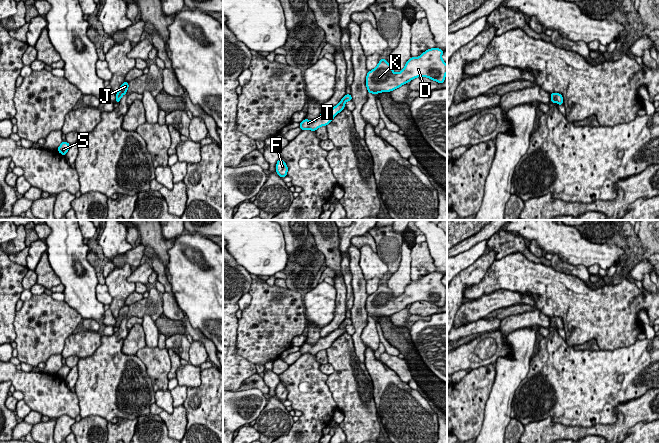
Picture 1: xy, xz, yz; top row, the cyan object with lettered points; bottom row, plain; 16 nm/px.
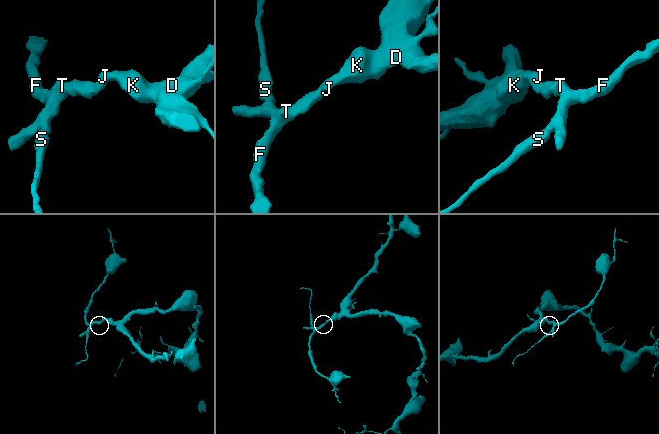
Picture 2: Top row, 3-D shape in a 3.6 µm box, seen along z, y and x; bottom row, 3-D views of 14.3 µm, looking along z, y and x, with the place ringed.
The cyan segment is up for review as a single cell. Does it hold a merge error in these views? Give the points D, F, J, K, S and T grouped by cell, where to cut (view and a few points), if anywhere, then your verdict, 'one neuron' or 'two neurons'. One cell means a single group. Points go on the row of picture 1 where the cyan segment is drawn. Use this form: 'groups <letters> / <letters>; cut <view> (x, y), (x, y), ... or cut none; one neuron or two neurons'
groups D F J K S T; cut none; one neuron

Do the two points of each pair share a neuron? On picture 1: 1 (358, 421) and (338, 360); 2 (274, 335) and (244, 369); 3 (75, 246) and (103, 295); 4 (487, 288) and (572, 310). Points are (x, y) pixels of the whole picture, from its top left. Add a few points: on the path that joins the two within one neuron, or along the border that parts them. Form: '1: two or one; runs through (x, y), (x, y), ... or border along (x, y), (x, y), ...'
1: one; runs through (358, 406), (350, 384), (350, 375)
2: two; border along (236, 343), (236, 352), (255, 364)
3: two; border along (98, 283), (96, 286), (96, 298), (104, 304)
4: one; runs through (508, 281), (543, 281), (551, 289)

